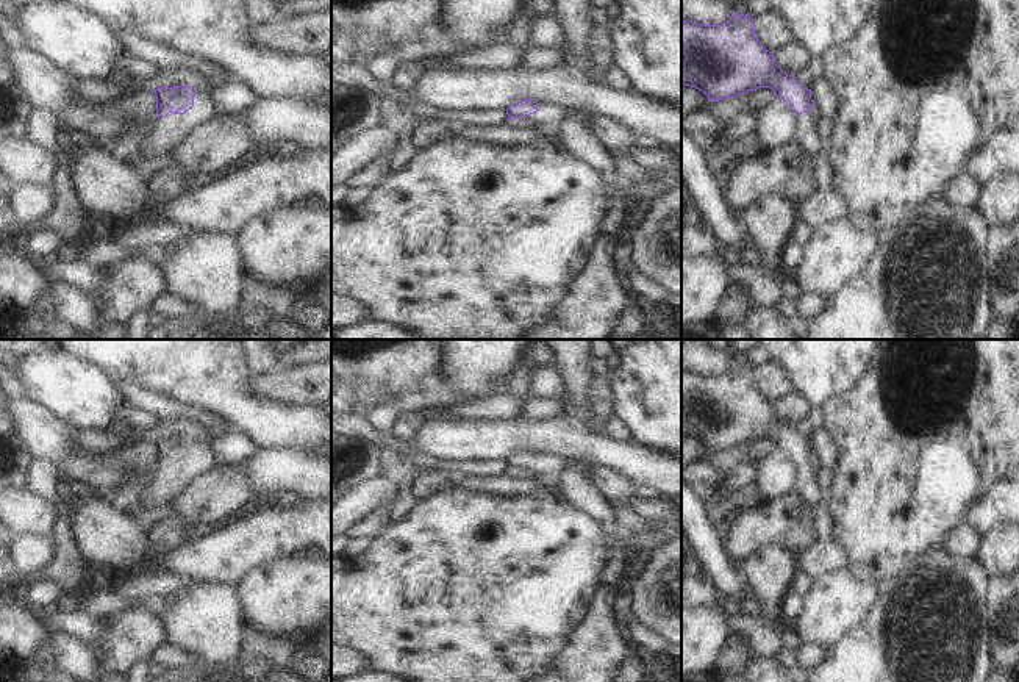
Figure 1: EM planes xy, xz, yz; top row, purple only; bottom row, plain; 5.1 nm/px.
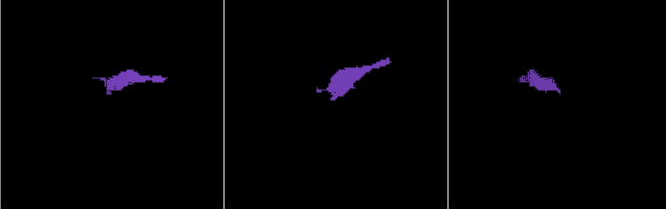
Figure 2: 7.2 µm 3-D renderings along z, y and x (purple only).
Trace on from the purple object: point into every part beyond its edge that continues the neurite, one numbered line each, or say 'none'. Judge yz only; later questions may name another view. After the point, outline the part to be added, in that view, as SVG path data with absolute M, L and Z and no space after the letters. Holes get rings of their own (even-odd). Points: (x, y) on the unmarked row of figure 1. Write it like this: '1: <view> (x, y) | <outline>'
1: yz (807, 485) | M814 460L799 466L796 491L802 496L803 502L813 508L827 496L817 485L817 463Z

